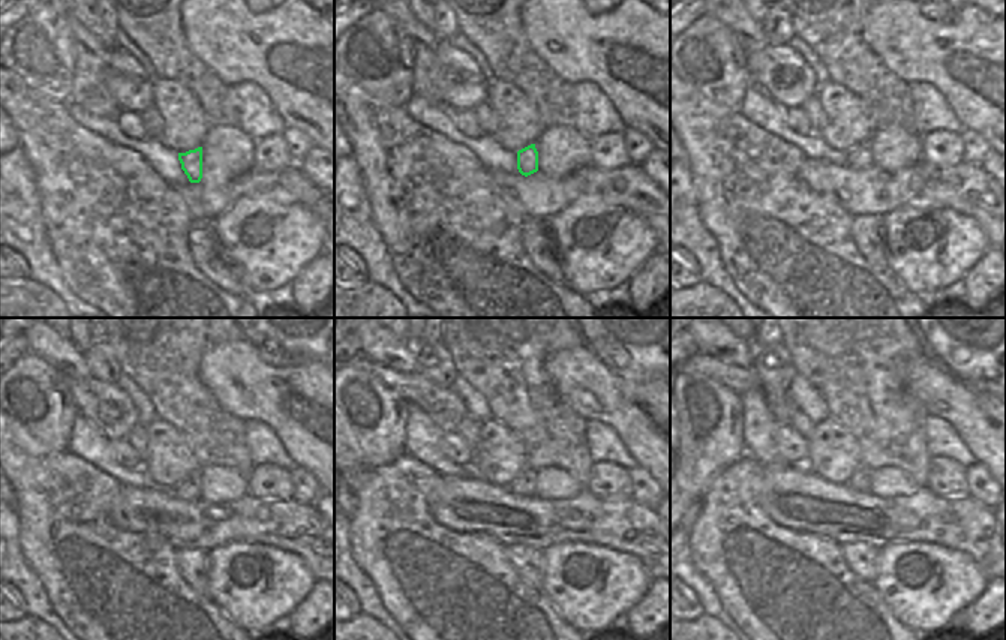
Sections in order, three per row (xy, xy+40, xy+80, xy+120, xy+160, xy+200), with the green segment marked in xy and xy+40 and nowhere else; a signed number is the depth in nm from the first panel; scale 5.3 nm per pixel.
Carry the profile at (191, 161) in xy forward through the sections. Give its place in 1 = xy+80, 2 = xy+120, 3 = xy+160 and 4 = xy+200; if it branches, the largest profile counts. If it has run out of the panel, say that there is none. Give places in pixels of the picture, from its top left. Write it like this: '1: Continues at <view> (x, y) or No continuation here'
1: Continues at xy+80 (859, 156)
2: Continues at xy+120 (188, 489)
3: Continues at xy+160 (525, 483)
4: Continues at xy+200 (861, 481)

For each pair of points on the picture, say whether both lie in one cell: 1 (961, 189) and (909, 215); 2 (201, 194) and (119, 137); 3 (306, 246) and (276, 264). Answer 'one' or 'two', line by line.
1: two
2: two
3: one

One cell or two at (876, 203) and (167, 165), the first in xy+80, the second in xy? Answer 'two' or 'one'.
two

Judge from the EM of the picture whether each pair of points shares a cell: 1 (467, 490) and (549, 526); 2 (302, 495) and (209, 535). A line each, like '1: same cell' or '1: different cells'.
1: same cell
2: different cells

